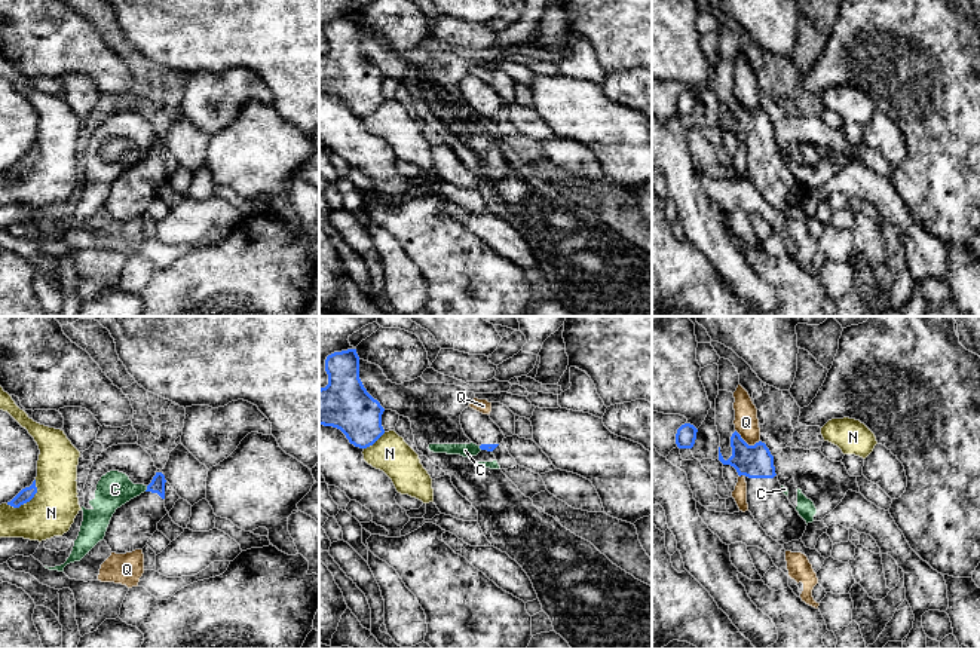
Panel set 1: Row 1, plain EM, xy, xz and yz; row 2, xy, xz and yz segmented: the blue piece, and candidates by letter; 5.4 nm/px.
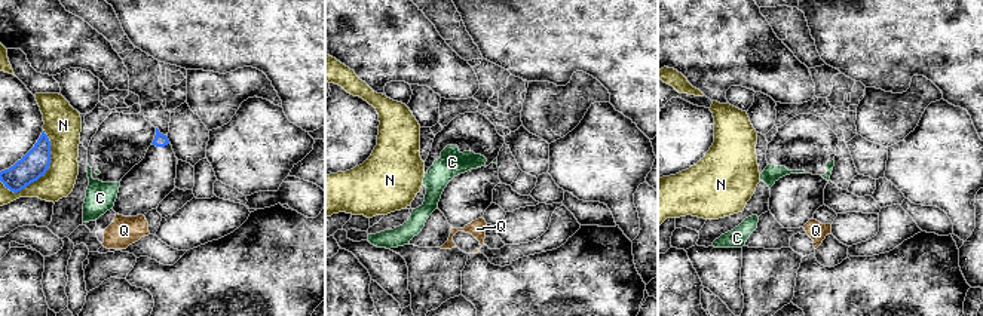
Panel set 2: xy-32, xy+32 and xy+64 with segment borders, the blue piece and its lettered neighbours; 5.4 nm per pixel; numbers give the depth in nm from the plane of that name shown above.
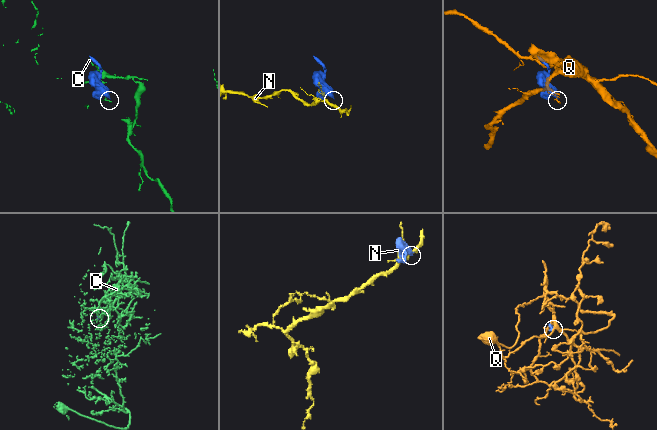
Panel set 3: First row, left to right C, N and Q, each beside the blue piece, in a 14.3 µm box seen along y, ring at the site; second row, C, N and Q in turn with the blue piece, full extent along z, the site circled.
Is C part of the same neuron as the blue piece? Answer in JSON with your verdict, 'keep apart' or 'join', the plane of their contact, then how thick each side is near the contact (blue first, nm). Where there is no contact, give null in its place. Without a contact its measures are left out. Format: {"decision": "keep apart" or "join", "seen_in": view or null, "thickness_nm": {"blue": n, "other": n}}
{"decision": "keep apart", "seen_in": "xy", "thickness_nm": {"blue": 80, "other": 190}}

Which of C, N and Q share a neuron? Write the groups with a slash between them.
C / N / Q

